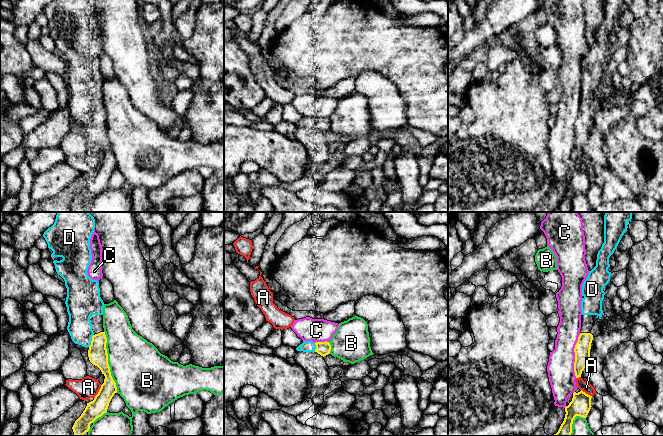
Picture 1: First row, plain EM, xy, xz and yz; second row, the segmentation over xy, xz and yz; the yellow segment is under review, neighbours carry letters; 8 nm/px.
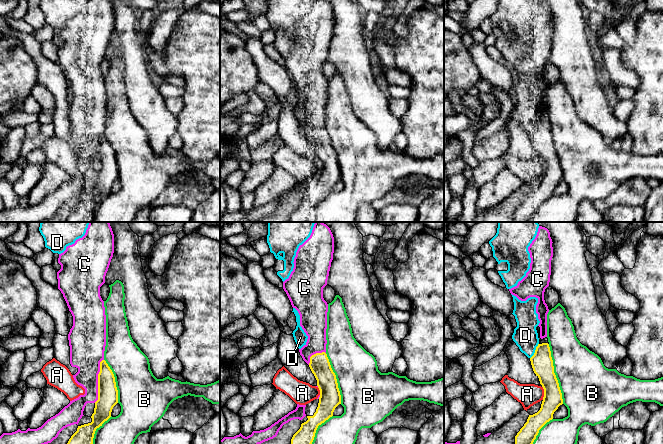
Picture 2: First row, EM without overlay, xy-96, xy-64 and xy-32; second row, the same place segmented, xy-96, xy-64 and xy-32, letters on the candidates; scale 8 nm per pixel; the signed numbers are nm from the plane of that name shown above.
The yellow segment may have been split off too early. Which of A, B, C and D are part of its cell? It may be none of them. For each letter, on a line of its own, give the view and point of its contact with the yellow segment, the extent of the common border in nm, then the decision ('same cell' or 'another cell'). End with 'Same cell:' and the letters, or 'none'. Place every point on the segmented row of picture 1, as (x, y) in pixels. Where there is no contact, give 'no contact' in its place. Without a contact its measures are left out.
A: xy (98, 392) | 130 nm | another cell
B: xy (107, 362) | 500 nm | another cell
C: yz (575, 355) | 360 nm | another cell
D: xy (92, 340) | 110 nm | same cell
Same cell: D

